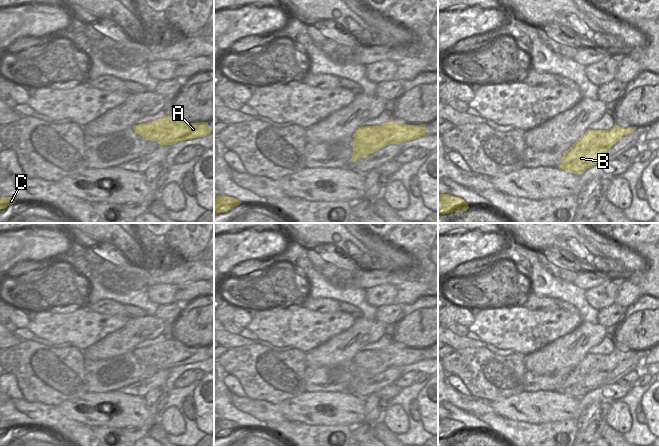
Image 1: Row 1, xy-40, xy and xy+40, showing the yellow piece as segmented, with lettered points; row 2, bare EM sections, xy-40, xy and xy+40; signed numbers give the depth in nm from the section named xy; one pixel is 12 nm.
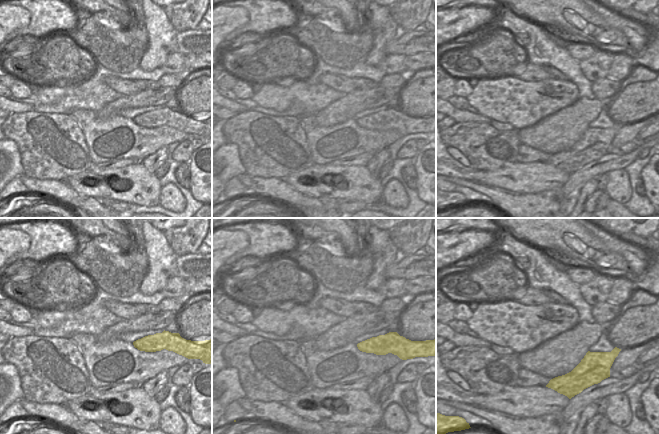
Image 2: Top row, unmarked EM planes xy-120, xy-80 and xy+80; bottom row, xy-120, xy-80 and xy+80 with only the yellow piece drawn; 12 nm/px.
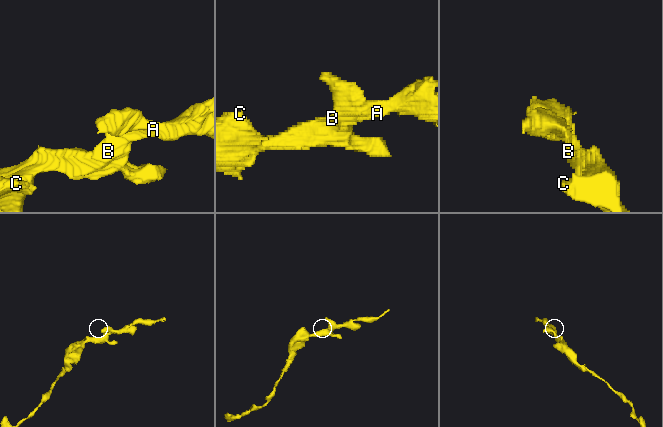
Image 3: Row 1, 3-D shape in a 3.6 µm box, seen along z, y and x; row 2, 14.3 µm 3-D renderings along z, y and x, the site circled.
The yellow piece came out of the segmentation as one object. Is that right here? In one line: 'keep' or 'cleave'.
keep

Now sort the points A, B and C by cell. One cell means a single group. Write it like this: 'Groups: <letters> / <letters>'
Groups: A B C

